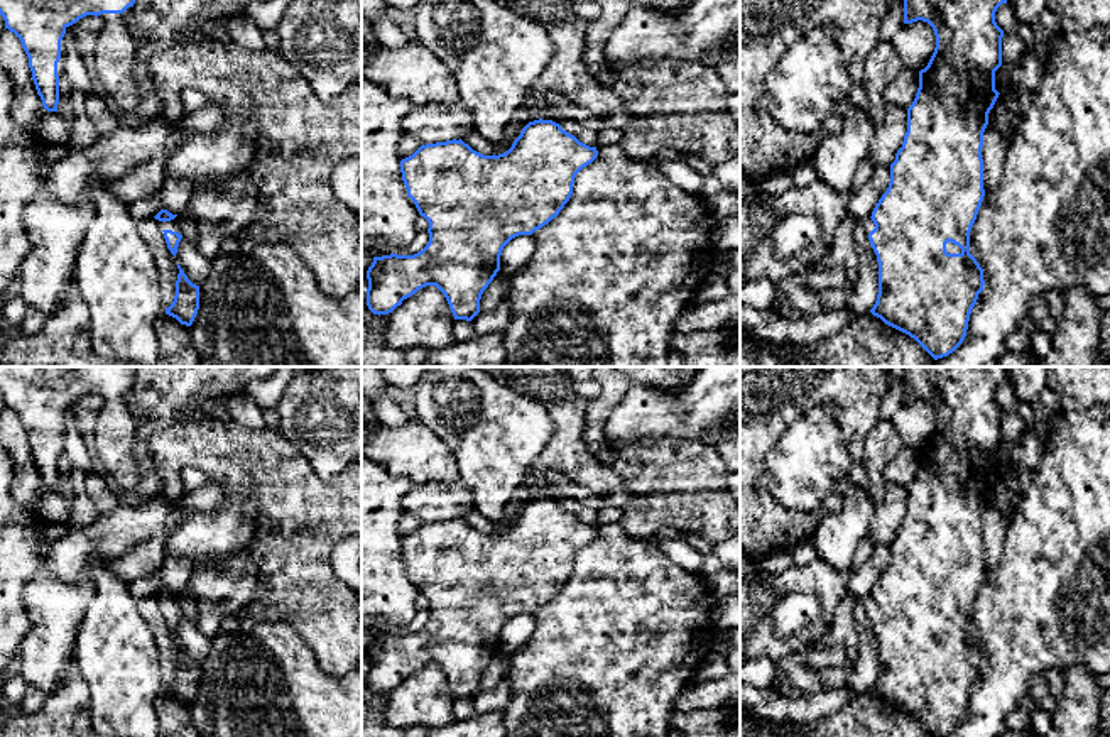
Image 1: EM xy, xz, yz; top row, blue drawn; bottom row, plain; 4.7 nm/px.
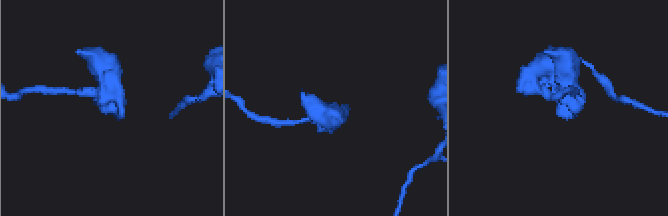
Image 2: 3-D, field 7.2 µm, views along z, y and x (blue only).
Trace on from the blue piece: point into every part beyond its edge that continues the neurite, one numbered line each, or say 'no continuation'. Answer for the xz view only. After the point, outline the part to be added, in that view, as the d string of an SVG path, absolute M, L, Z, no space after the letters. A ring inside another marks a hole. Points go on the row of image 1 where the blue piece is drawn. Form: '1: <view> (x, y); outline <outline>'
no continuation

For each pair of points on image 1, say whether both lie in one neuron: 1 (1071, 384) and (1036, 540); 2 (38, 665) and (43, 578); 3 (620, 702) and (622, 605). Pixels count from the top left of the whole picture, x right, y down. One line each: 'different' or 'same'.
1: different
2: same
3: same

